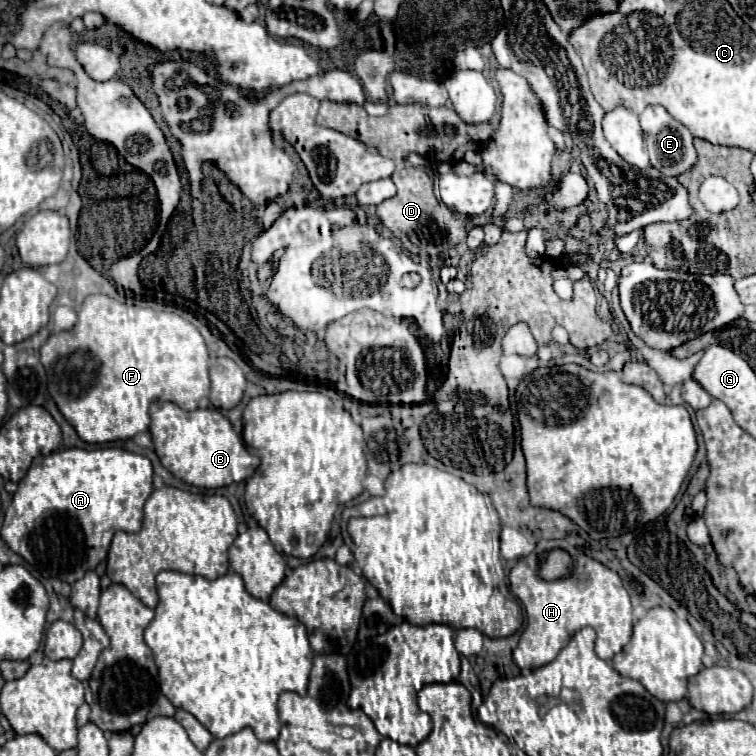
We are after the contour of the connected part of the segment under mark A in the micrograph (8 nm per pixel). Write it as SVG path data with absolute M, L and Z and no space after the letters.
M65 448L65 450L57 450L57 452L49 454L49 456L37 456L33 460L27 476L19 482L19 488L13 494L13 502L11 502L11 506L5 512L5 520L3 520L3 526L1 526L1 538L7 542L7 546L15 554L23 556L25 562L29 562L43 578L57 578L61 582L73 584L73 582L81 580L89 570L95 570L97 564L105 562L107 552L109 552L109 544L111 544L113 534L117 530L123 530L123 532L137 532L137 530L141 530L143 506L145 506L145 502L147 502L151 492L153 492L153 468L151 468L151 462L149 462L149 458L145 458L141 454L135 454L135 452L127 452L127 450L121 450L121 448L99 448L99 450Z

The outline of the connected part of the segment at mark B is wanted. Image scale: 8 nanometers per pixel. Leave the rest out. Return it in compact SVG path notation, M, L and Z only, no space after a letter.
M153 402L149 408L155 452L161 464L179 480L197 488L223 488L253 476L259 458L249 454L241 436L235 434L231 422L215 408L185 412L173 402Z

